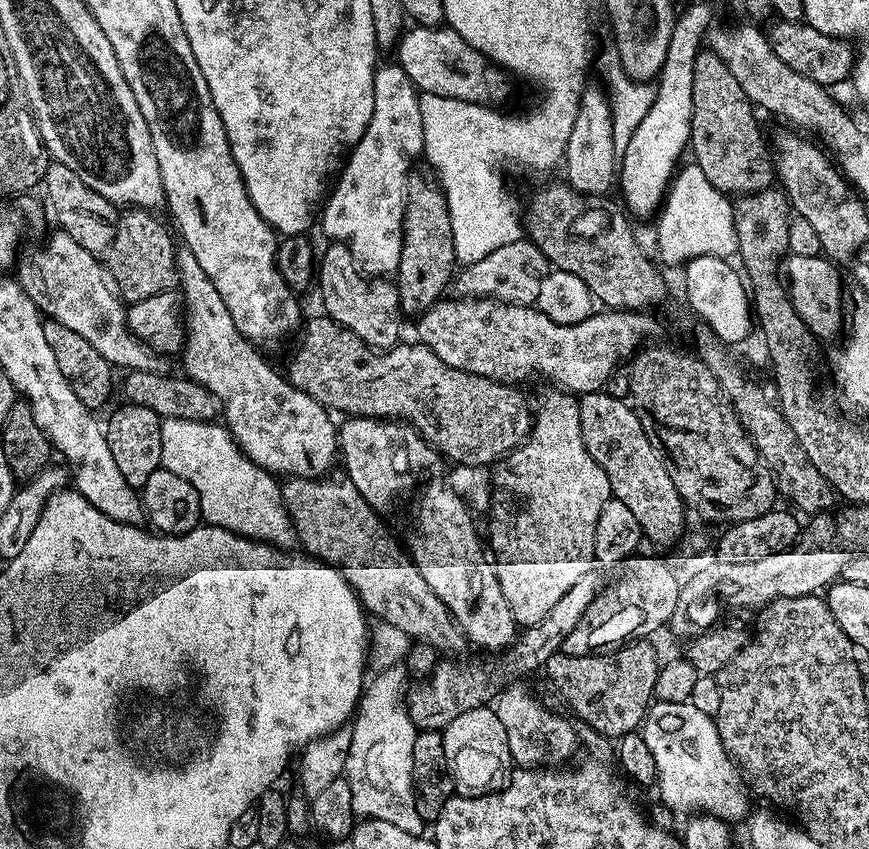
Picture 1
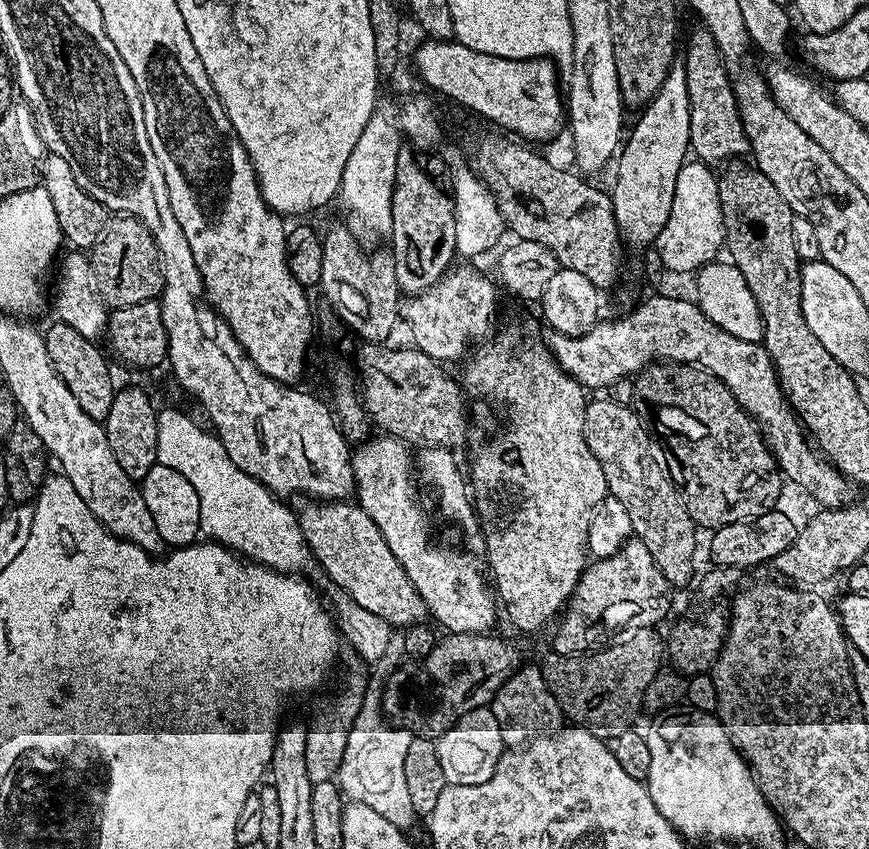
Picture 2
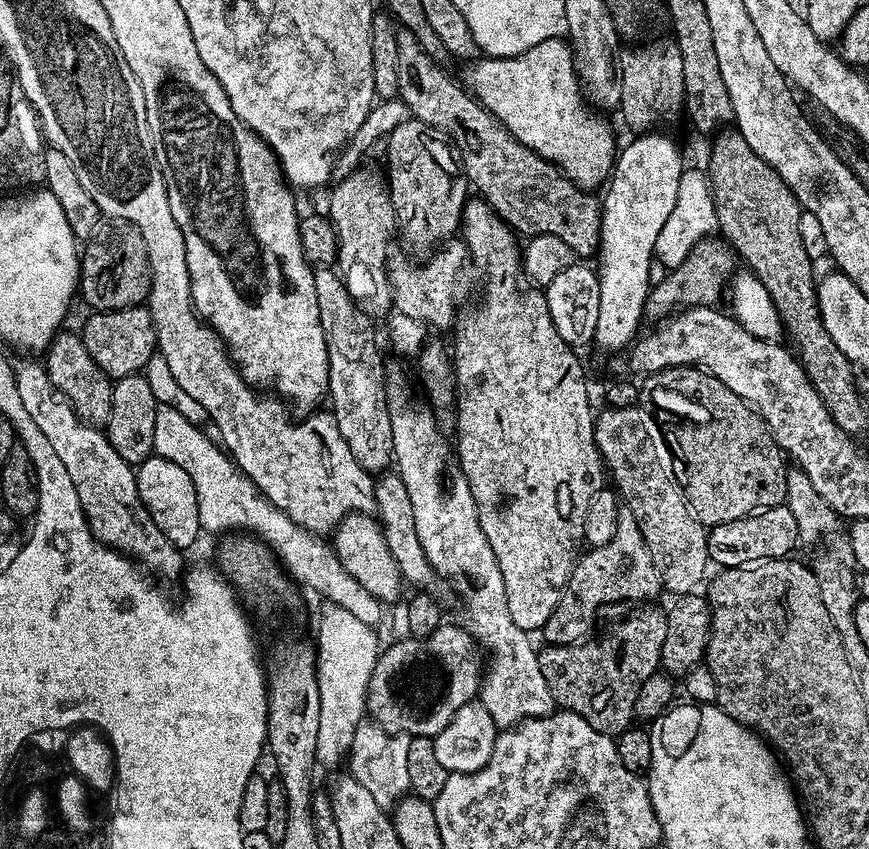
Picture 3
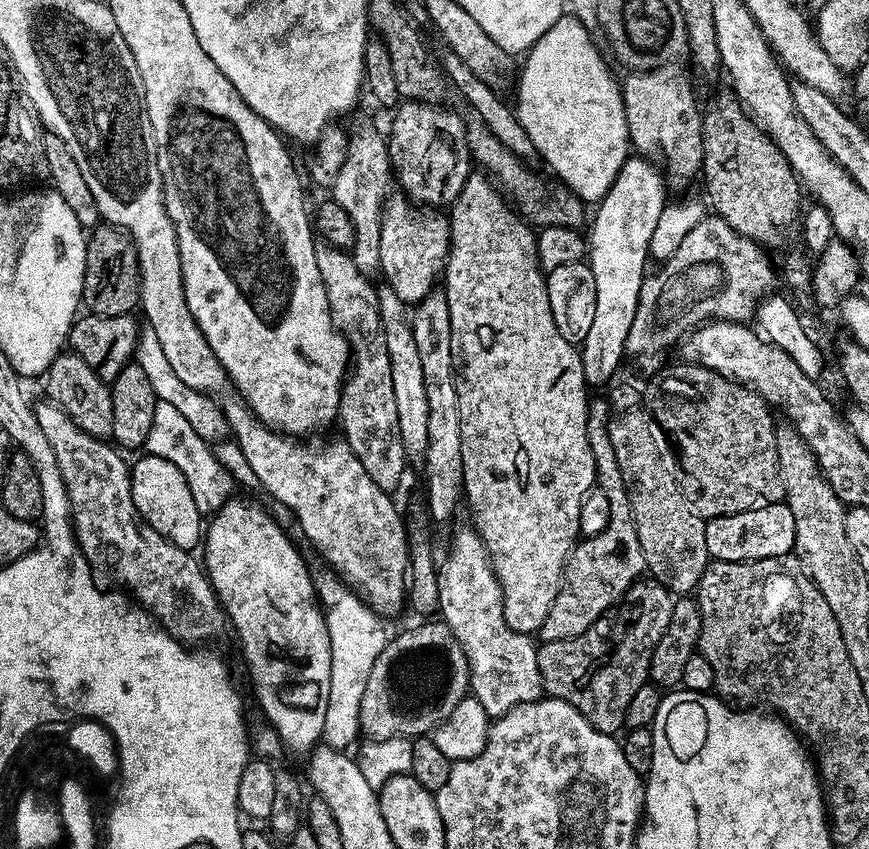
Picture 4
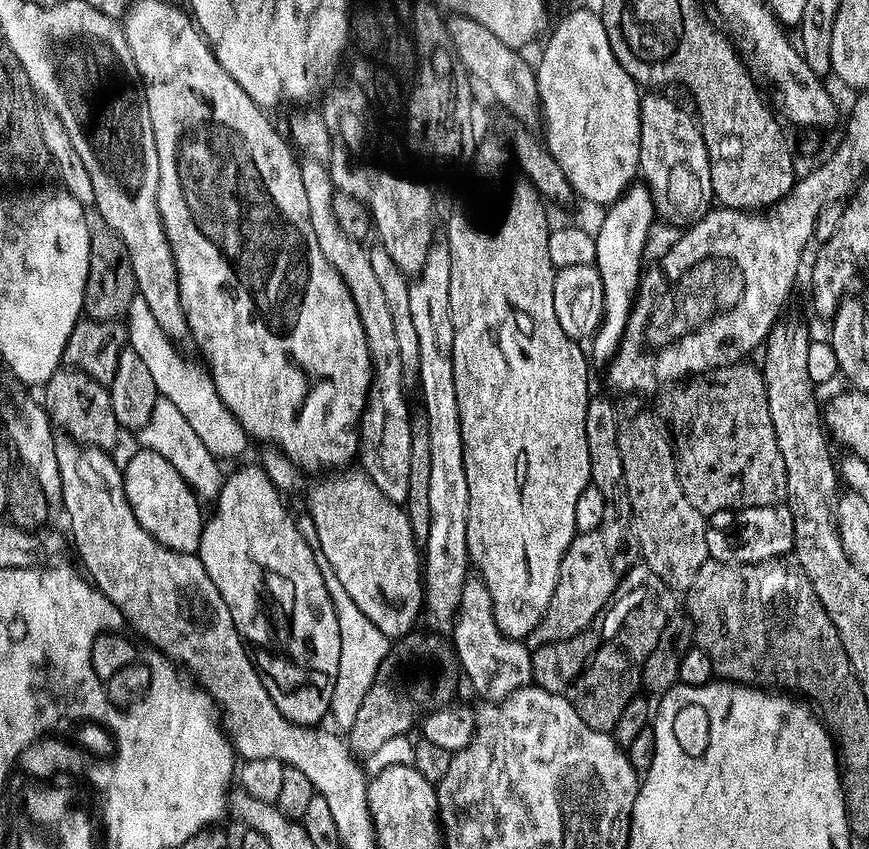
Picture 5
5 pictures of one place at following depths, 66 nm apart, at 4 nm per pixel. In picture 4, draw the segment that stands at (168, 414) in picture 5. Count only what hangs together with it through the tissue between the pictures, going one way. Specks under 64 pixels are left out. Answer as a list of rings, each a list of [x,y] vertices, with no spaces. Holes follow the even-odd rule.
[[[157,400],[154,406],[154,422],[150,426],[146,445],[147,455],[166,458],[166,462],[174,462],[174,466],[182,470],[190,486],[190,494],[194,494],[194,506],[198,506],[200,515],[204,518],[211,517],[234,496],[231,474],[216,461],[215,454],[208,448],[211,448],[209,441],[194,434],[190,422],[186,422],[186,418],[182,418],[182,414],[174,410],[170,402]]]

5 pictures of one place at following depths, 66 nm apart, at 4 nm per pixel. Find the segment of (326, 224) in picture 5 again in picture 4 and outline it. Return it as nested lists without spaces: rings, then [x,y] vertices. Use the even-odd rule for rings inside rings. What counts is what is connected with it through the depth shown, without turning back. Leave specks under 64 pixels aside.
[[[323,242],[316,245],[316,275],[324,284],[326,307],[332,311],[335,327],[344,333],[352,359],[350,371],[344,382],[344,391],[340,393],[338,423],[344,427],[343,439],[348,441],[350,450],[358,457],[367,474],[379,488],[389,494],[395,493],[394,490],[404,478],[408,455],[398,426],[398,406],[394,403],[394,381],[390,379],[390,354],[386,352],[377,285],[374,286],[368,281],[371,279],[345,249],[335,248]]]

